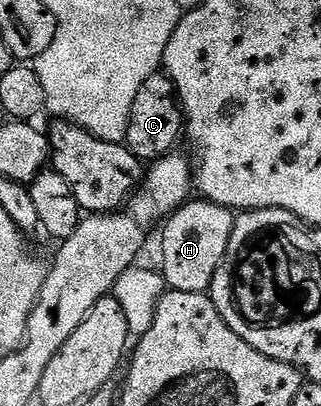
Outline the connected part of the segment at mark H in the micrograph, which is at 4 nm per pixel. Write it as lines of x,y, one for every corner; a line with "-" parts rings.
188,200
162,223
163,266
161,273
166,285
181,292
210,291
217,268
229,248
236,215
228,206
206,200

